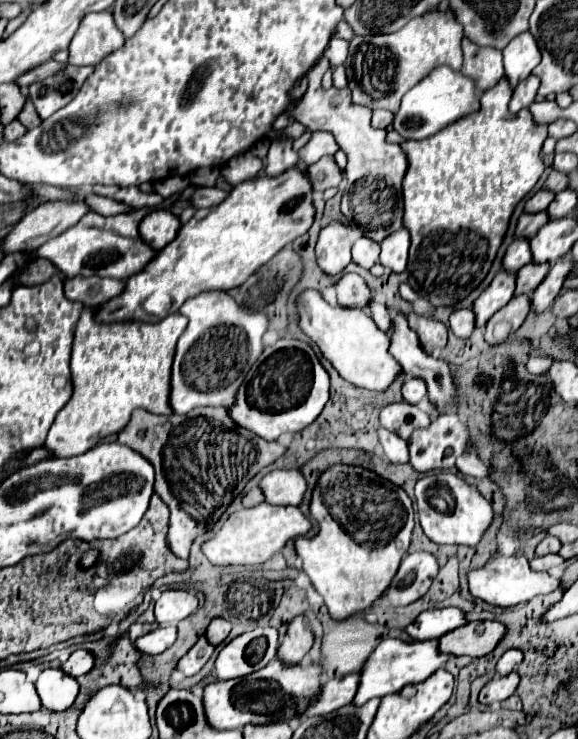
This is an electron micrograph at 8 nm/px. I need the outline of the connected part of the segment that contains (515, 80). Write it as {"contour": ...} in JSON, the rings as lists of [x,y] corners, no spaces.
{"contour":[[[526,31],[514,37],[504,49],[504,75],[512,87],[526,79],[540,63],[540,51],[534,37]]]}

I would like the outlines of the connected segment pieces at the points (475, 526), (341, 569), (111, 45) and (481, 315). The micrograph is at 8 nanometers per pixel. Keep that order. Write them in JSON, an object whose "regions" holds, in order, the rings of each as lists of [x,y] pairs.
{"regions":[[[[432,473],[416,483],[416,503],[420,525],[434,543],[438,545],[466,545],[476,547],[482,541],[484,531],[492,523],[492,507],[474,491],[464,479],[452,473]]],[[[336,465],[322,473],[310,503],[312,517],[318,521],[320,531],[312,539],[296,539],[296,553],[304,563],[304,573],[310,577],[312,587],[322,595],[332,619],[342,621],[354,613],[362,613],[380,599],[390,581],[394,579],[402,555],[408,551],[410,535],[414,529],[414,509],[410,497],[390,481],[378,477],[374,471],[356,465]]],[[[100,11],[100,13],[88,13],[82,17],[80,27],[76,31],[76,35],[70,41],[70,57],[68,63],[72,65],[96,65],[100,59],[104,59],[106,55],[110,55],[112,51],[120,49],[124,45],[124,35],[122,31],[116,27],[112,13],[110,11]]],[[[500,271],[494,277],[490,287],[474,303],[476,327],[484,327],[488,323],[488,319],[514,297],[514,287],[516,287],[516,275],[514,273]]]]}

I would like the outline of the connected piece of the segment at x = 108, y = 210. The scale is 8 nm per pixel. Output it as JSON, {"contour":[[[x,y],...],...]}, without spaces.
{"contour":[[[88,193],[86,199],[90,199],[90,207],[94,207],[94,211],[100,215],[118,215],[118,213],[130,213],[132,211],[132,207],[128,207],[124,203],[118,203],[114,199],[100,197],[94,193]]]}

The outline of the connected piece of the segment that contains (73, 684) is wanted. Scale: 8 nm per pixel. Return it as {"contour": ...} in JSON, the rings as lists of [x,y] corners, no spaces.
{"contour":[[[44,669],[36,681],[36,689],[44,707],[52,711],[66,711],[74,703],[80,685],[62,669]]]}

